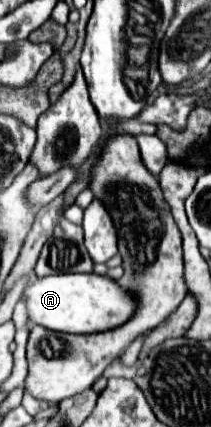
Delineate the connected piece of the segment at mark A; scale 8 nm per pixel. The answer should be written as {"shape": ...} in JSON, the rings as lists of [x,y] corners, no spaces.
{"shape":[[[54,274],[38,278],[34,284],[26,286],[24,290],[28,320],[32,324],[44,326],[54,332],[70,332],[70,334],[90,334],[100,330],[110,330],[110,326],[120,326],[120,322],[126,322],[132,316],[132,302],[128,302],[128,294],[116,286],[114,280],[108,280],[108,276],[98,274]]]}

